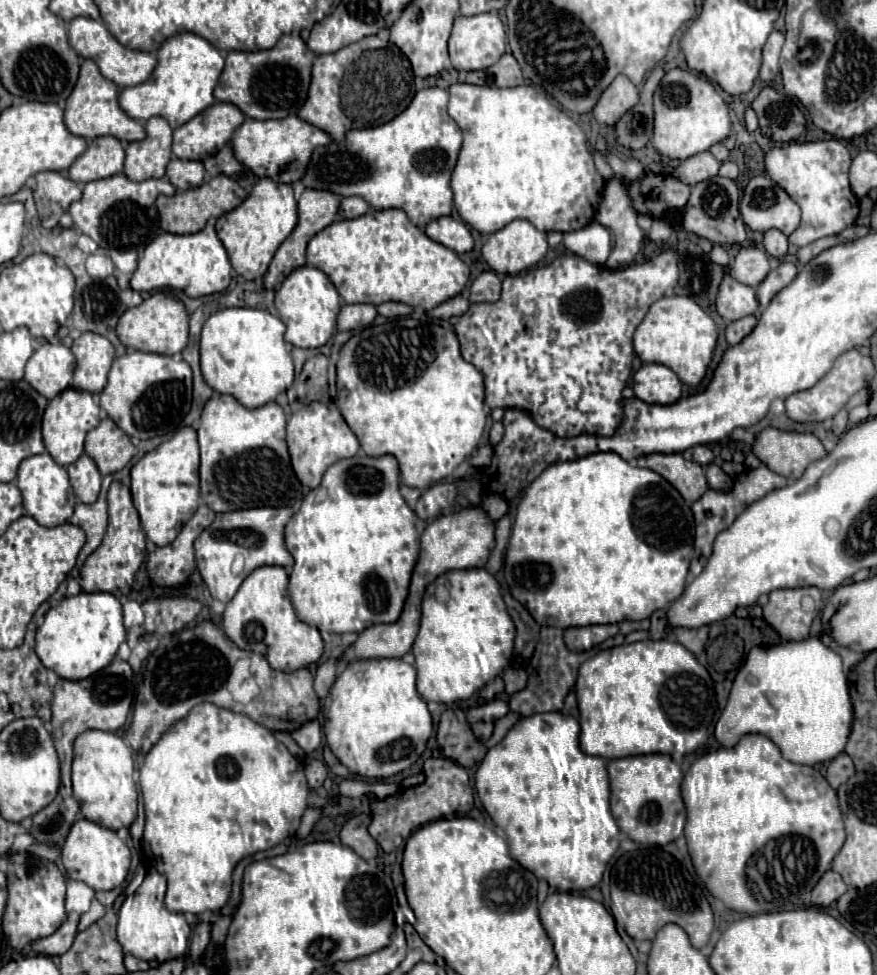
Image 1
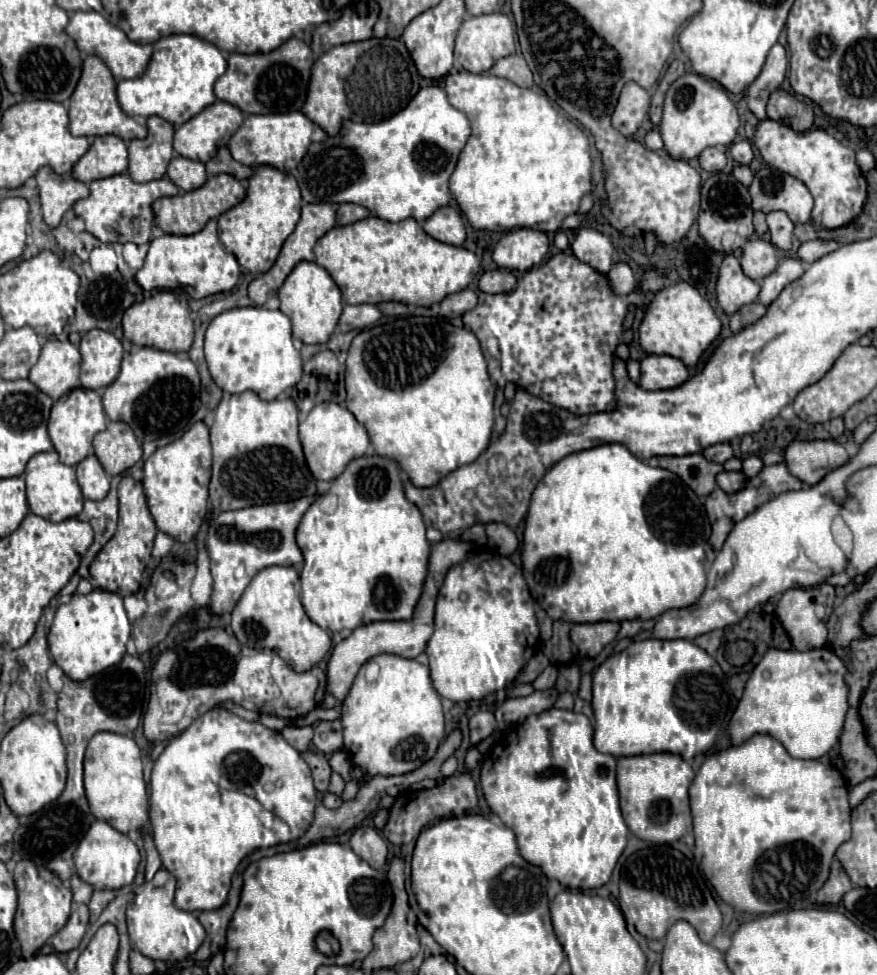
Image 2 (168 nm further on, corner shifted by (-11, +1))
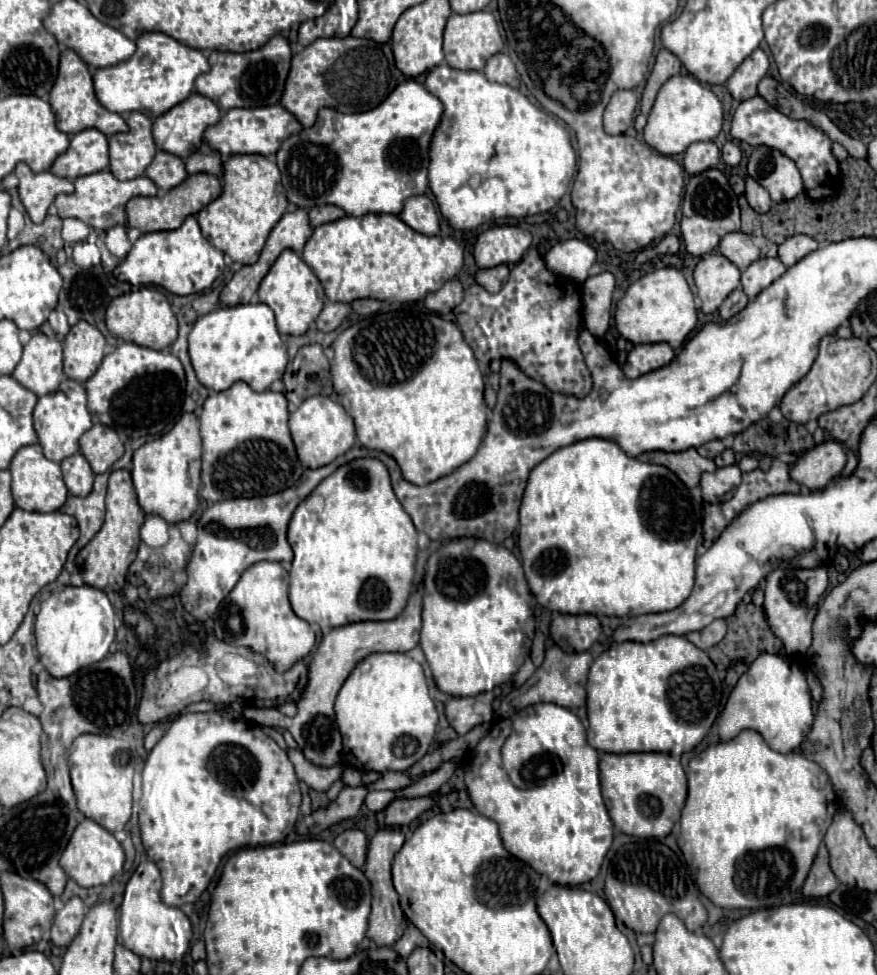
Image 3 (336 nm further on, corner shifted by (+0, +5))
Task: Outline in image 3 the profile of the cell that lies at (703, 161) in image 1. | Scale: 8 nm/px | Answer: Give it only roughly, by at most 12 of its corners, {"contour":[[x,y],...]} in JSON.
{"contour":[[713,142],[687,148],[683,166],[689,174],[715,168],[721,158]]}

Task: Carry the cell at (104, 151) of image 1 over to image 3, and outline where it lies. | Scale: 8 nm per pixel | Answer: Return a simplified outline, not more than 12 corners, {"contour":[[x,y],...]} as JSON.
{"contour":[[97,130],[71,138],[51,172],[61,178],[109,168],[109,142]]}

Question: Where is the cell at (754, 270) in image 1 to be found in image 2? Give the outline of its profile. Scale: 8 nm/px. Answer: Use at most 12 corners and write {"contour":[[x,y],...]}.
{"contour":[[748,240],[740,264],[748,278],[762,280],[776,268],[776,246]]}

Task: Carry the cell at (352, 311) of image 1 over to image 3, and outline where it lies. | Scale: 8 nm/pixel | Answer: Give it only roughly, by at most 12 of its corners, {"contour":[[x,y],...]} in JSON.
{"contour":[[327,302],[317,330],[333,332],[351,314],[351,304]]}

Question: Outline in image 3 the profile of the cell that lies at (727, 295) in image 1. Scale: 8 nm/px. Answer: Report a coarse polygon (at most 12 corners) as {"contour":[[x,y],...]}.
{"contour":[[707,254],[695,286],[711,314],[741,286],[741,272],[723,254]]}

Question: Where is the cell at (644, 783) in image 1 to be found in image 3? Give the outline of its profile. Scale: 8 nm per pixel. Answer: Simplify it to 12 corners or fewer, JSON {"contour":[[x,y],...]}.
{"contour":[[663,752],[603,754],[617,830],[671,834],[687,778]]}

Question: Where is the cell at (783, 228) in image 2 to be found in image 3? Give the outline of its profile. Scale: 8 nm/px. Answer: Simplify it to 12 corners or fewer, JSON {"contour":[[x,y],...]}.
{"contour":[[753,178],[747,180],[749,206],[765,214],[773,206],[767,190]]}

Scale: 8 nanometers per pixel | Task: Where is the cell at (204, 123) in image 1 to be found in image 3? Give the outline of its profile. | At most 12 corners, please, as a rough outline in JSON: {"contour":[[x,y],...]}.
{"contour":[[193,92],[153,122],[159,150],[187,158],[219,106]]}

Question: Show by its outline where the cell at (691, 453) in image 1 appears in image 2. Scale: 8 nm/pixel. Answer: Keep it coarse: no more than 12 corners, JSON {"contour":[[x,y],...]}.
{"contour":[[714,444],[706,448],[706,460],[724,464],[732,458],[730,444]]}

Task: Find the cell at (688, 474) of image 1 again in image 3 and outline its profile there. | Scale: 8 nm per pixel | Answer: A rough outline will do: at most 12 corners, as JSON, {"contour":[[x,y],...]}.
{"contour":[[695,448],[675,454],[645,452],[647,462],[675,472],[687,488],[699,486],[715,462]]}

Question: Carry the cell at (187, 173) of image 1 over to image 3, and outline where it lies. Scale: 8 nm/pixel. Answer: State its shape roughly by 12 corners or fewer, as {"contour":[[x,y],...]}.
{"contour":[[159,150],[145,174],[167,192],[185,180],[185,162]]}

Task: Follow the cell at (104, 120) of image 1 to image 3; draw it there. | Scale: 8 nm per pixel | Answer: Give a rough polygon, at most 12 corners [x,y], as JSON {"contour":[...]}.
{"contour":[[73,50],[61,52],[49,94],[65,134],[129,132],[95,96],[93,76]]}

